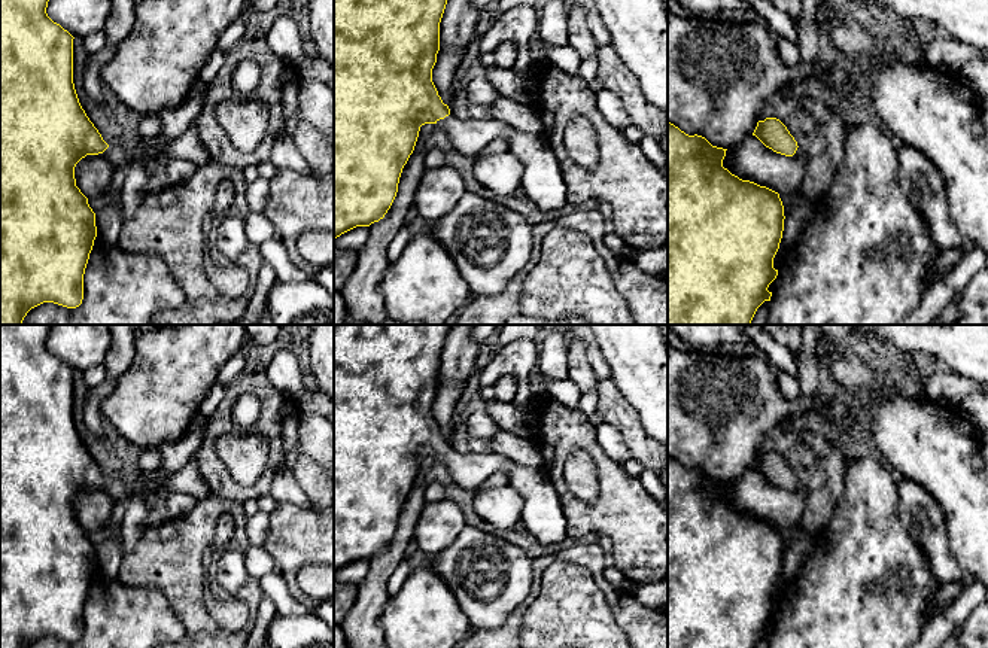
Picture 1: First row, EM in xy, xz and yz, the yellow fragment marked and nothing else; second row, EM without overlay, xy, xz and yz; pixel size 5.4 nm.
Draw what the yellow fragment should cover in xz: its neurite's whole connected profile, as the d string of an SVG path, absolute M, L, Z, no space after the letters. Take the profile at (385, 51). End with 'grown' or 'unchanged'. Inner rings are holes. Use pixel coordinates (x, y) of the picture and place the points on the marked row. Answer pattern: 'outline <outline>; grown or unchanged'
outline M334 0L334 240L384 217L425 124L446 130L455 150L471 159L477 159L492 140L505 139L508 152L523 164L526 200L542 212L559 210L568 203L559 162L544 133L523 133L495 118L455 118L443 103L432 82L432 69L440 51L440 22L446 4L447 0Z; grown

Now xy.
outline M0 0L0 325L22 325L27 313L43 304L54 302L67 308L76 308L83 299L83 274L89 259L89 253L97 237L95 213L88 204L88 198L76 186L75 167L86 155L103 153L110 164L118 168L140 159L146 167L173 142L176 137L168 137L165 142L158 142L155 146L145 147L137 142L133 146L122 143L107 144L98 130L82 109L75 83L73 83L73 36L60 24L54 22L48 13L49 0Z; grown

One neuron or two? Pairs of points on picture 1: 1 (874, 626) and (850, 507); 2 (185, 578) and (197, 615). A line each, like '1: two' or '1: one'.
1: one
2: one

